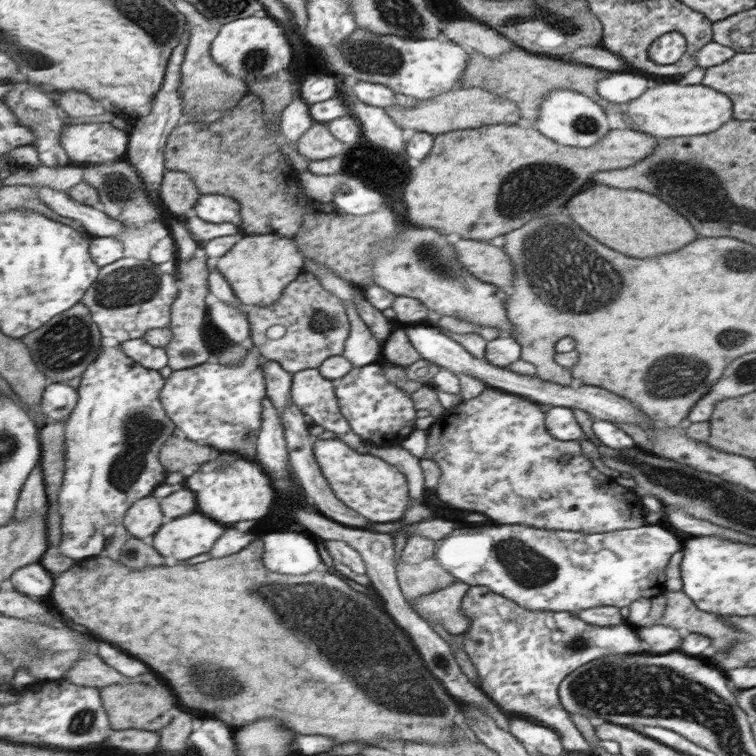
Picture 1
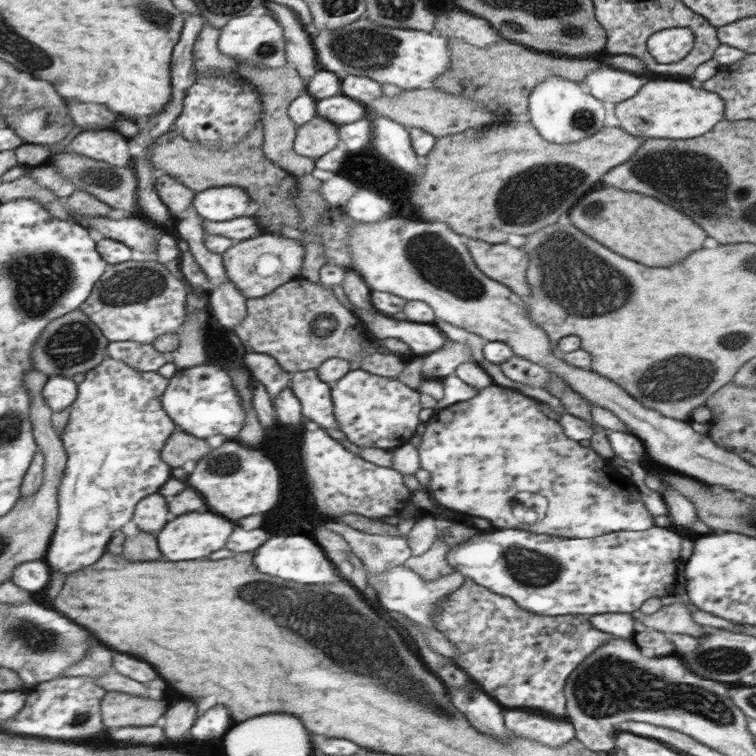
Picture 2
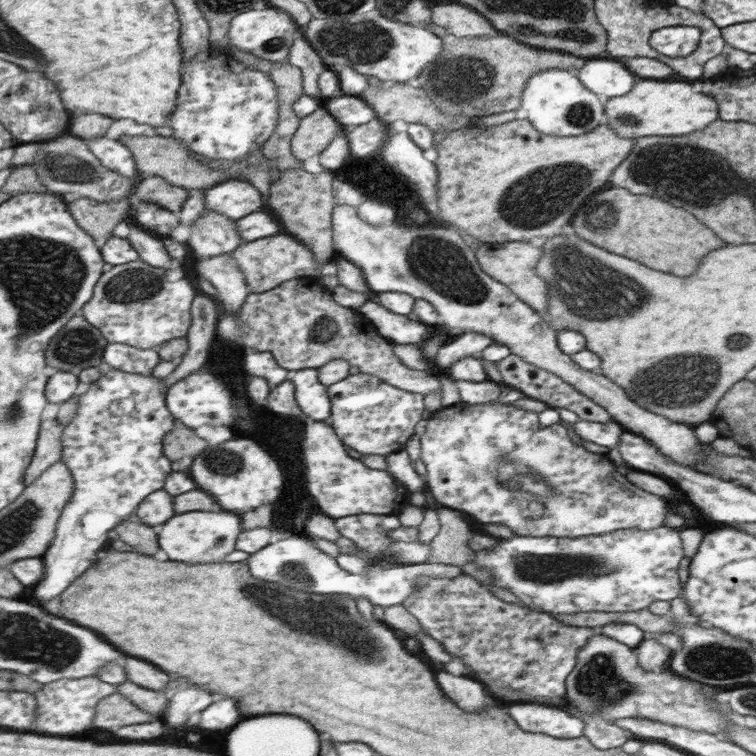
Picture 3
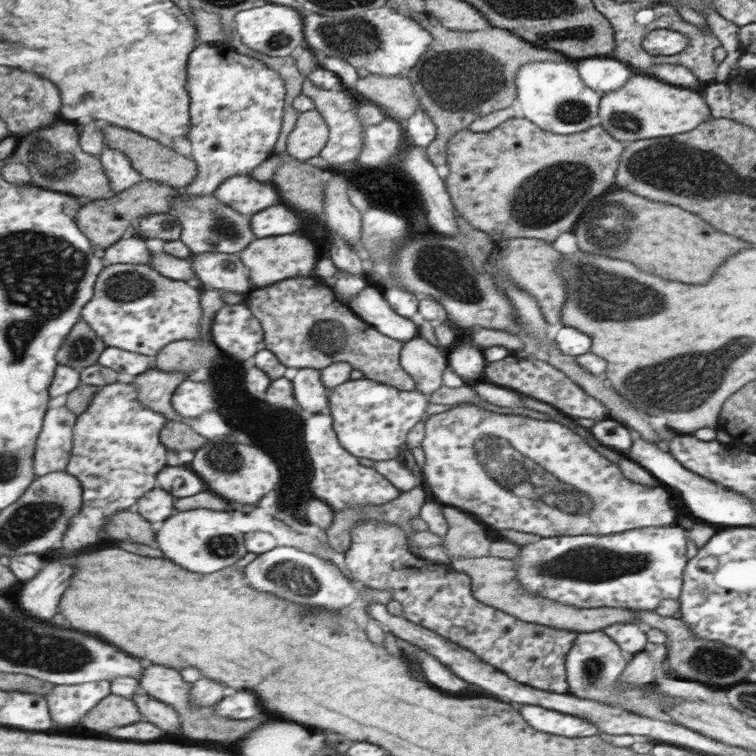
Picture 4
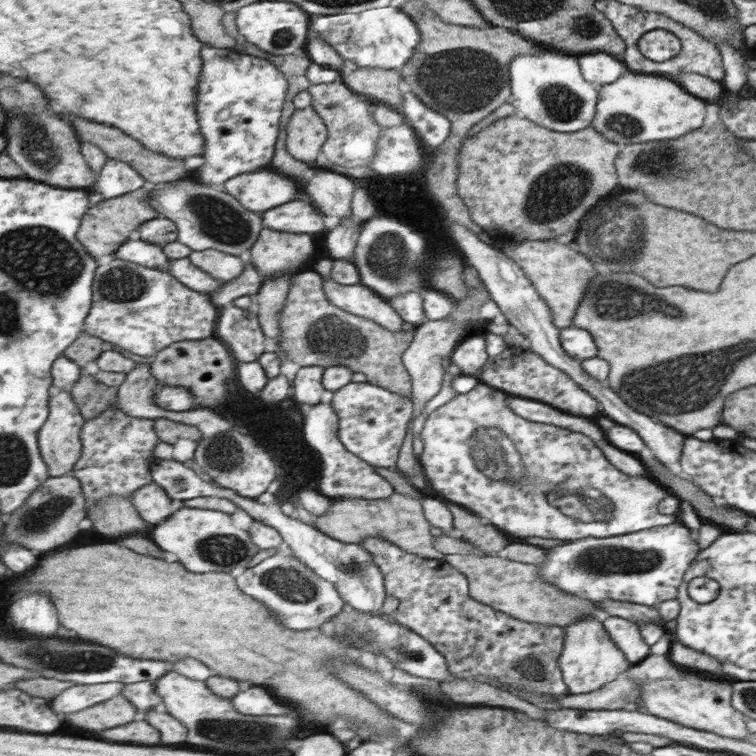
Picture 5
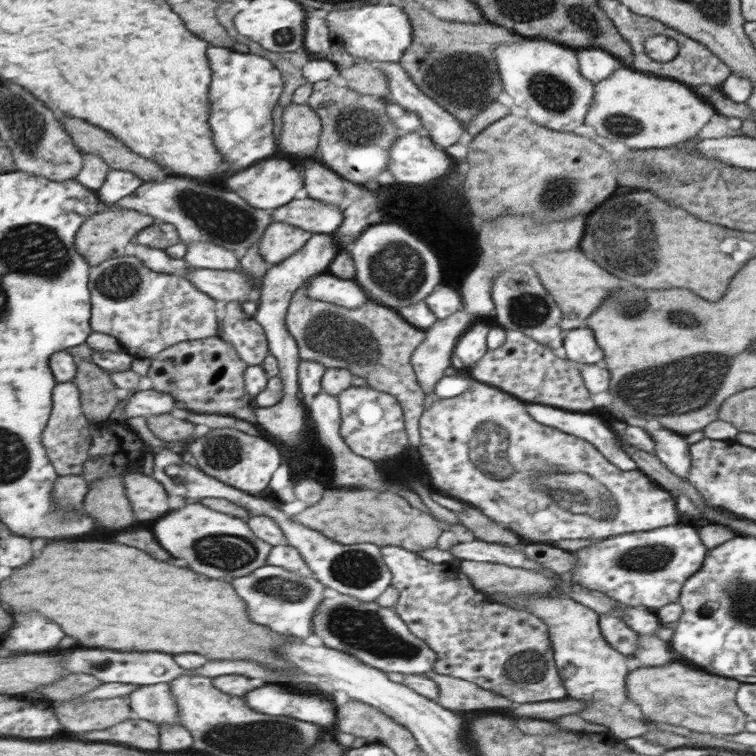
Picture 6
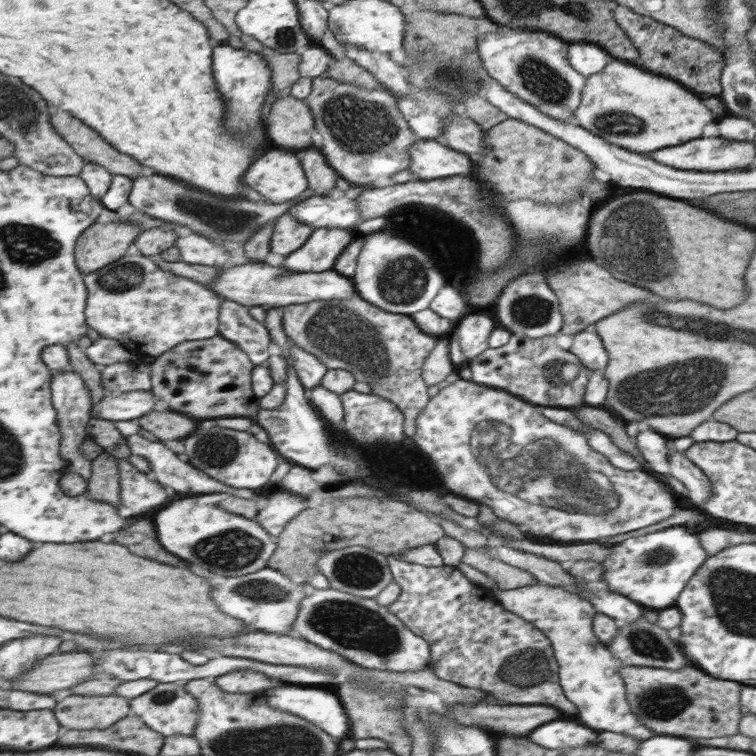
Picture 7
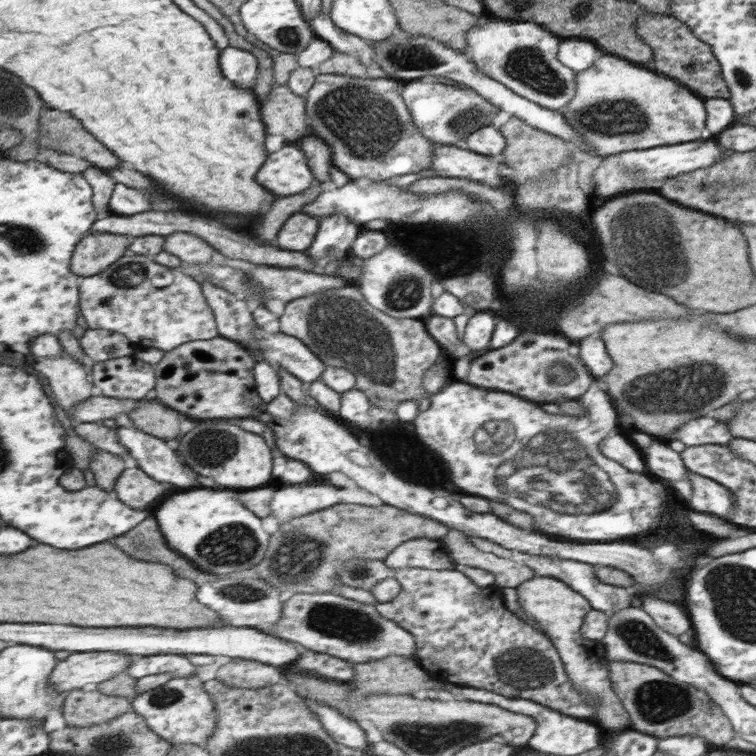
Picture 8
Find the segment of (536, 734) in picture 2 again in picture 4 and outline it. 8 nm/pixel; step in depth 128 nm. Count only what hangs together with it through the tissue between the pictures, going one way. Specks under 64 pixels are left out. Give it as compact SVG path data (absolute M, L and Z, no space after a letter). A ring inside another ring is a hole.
M521 705L520 712L524 712L524 720L532 724L531 728L556 734L557 736L568 736L568 738L582 738L596 736L600 730L588 720L556 710L546 710L540 705Z

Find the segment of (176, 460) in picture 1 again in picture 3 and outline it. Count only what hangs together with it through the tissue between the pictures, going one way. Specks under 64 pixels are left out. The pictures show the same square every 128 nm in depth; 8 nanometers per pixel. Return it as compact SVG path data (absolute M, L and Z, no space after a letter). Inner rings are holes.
M177 423L172 431L164 436L164 452L174 460L182 460L184 456L198 456L208 448L208 442L198 437L195 430Z

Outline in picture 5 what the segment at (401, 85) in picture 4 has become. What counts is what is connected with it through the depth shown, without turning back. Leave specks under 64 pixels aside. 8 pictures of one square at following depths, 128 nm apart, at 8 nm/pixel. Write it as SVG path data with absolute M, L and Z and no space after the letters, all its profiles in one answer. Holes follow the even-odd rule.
M358 67L356 71L347 71L344 76L347 81L357 86L360 94L368 93L383 104L401 108L402 94L398 89L398 82L402 80L399 70L376 70L373 67Z

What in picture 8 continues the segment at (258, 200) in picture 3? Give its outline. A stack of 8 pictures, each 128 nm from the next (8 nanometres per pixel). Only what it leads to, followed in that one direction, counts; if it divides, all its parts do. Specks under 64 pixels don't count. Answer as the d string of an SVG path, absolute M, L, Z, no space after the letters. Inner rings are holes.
M284 146L268 156L268 164L260 168L260 184L274 196L300 195L312 184L312 170L307 154L294 146Z

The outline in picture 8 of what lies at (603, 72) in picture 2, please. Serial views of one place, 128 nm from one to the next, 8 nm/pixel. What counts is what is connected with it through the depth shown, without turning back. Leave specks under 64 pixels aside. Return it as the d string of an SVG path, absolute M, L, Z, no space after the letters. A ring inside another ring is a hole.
M582 38L562 39L559 45L559 60L568 68L575 69L577 73L592 64L606 52L594 42Z

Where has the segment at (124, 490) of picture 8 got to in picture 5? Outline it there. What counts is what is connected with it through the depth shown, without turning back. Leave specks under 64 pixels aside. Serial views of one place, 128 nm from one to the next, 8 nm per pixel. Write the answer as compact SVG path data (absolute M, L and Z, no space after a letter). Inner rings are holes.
M148 484L148 488L138 488L135 492L136 494L132 492L130 500L146 522L160 524L172 514L172 500L160 486Z

